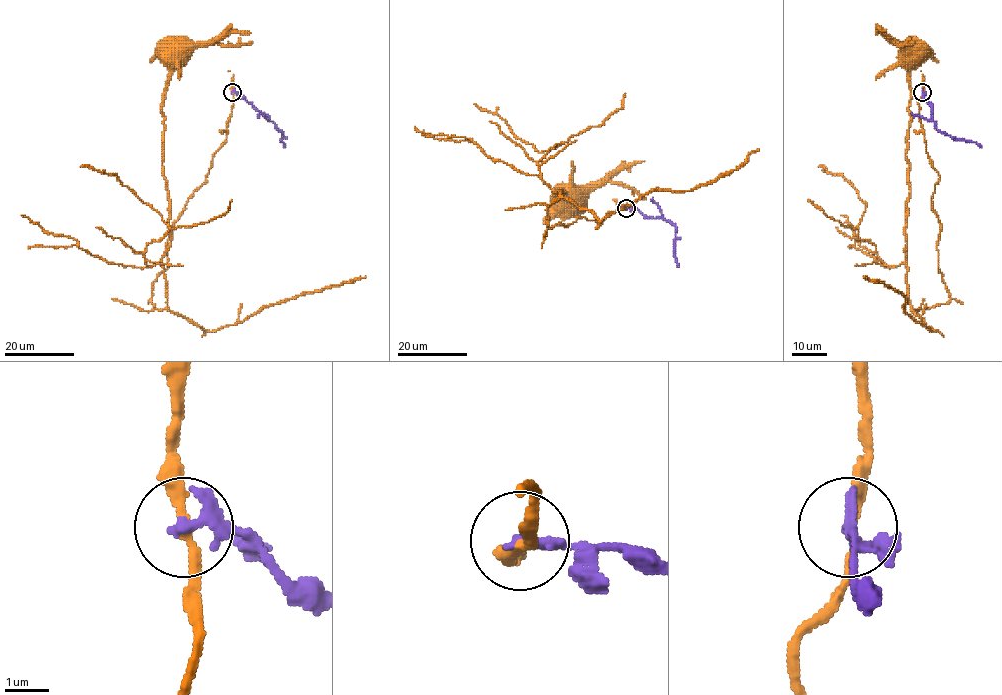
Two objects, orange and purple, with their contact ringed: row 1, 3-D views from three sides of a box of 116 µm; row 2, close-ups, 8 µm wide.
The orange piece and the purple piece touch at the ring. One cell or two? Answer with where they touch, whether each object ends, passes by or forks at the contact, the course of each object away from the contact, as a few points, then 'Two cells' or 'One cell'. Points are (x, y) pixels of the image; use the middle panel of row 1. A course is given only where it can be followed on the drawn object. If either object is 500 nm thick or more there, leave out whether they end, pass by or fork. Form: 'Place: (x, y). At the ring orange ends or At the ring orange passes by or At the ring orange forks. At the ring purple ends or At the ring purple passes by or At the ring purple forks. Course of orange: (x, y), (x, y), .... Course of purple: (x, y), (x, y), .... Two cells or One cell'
Place: (626, 208). At the ring orange passes by. At the ring purple ends. Course of orange: (626, 207), (599, 225), (581, 217), (544, 235), (555, 191), (604, 184), (643, 160). Course of purple: (626, 207), (636, 208), (643, 216), (663, 216), (675, 226), (674, 257), (678, 266). Two cells

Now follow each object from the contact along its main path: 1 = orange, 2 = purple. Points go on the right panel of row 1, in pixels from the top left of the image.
1: (922, 92), (950, 300), (913, 309), (910, 71), (904, 49), (875, 33)
2: (922, 92), (930, 103), (930, 119), (936, 128), (957, 140), (971, 141), (981, 148)

